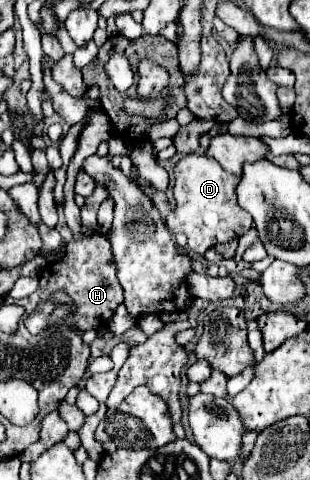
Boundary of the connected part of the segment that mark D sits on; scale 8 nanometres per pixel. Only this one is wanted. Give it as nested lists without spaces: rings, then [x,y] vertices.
[[[205,154],[183,156],[175,166],[173,194],[177,206],[165,218],[167,228],[173,234],[185,234],[189,240],[187,246],[197,254],[205,254],[205,250],[213,248],[215,244],[237,240],[253,224],[253,218],[249,218],[249,214],[245,214],[245,210],[237,206],[235,188],[239,180],[239,176],[225,172],[217,160]]]

